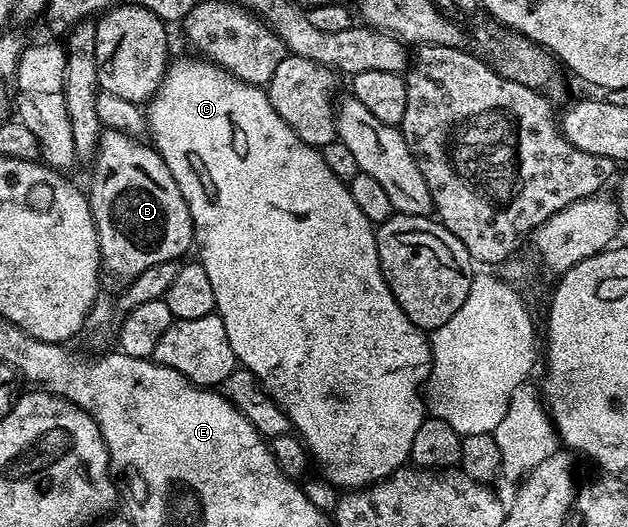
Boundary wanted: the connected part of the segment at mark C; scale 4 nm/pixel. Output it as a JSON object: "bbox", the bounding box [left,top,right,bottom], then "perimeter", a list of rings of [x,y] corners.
{"bbox":[147,59,432,490],"perimeter":[[[174,59],[166,68],[165,77],[147,102],[147,132],[149,136],[153,135],[152,147],[156,148],[163,162],[167,162],[167,170],[171,170],[171,178],[175,178],[179,194],[183,194],[189,207],[195,252],[201,255],[198,256],[199,263],[203,270],[207,270],[207,278],[211,278],[211,286],[215,289],[215,312],[223,322],[223,330],[227,330],[227,342],[231,342],[238,365],[254,372],[261,387],[285,411],[292,431],[301,437],[305,449],[316,467],[318,464],[325,471],[326,478],[338,484],[341,490],[368,488],[390,476],[410,459],[415,430],[419,430],[421,421],[427,416],[423,407],[423,385],[429,377],[432,358],[430,341],[426,333],[414,326],[407,314],[403,314],[399,302],[395,302],[379,262],[375,226],[363,218],[363,210],[359,210],[355,198],[351,198],[348,183],[335,178],[327,162],[323,162],[320,151],[303,142],[303,138],[299,138],[299,134],[295,134],[295,130],[291,130],[279,114],[275,114],[275,106],[271,106],[264,87],[243,82],[210,60],[193,59],[197,60]]]}

